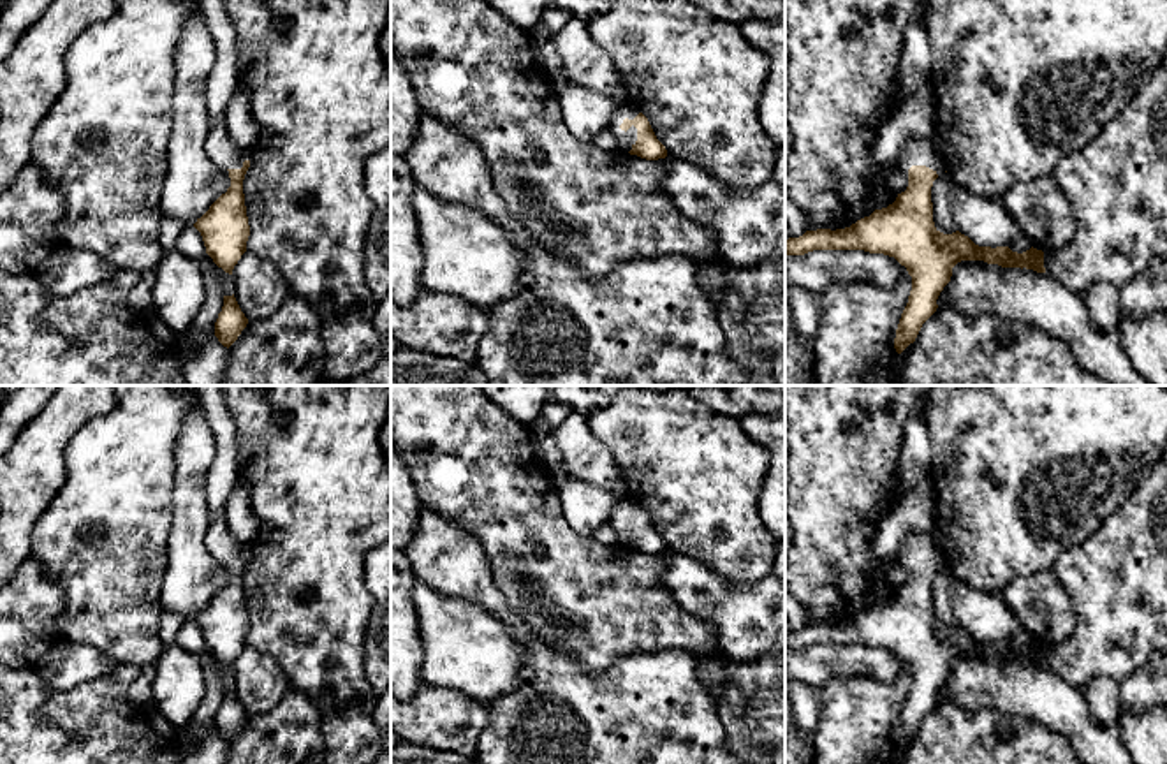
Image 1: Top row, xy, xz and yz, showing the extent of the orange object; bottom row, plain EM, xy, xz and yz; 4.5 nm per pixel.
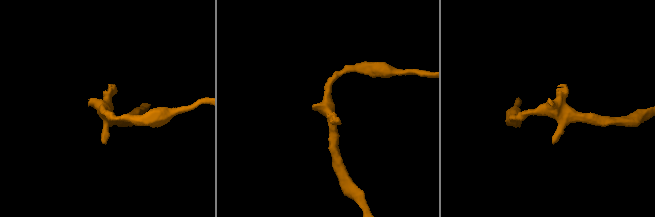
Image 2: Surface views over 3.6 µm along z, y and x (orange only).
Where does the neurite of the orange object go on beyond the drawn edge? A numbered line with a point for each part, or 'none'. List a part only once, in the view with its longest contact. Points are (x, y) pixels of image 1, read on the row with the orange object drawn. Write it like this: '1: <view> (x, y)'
1: xz (625, 139)

